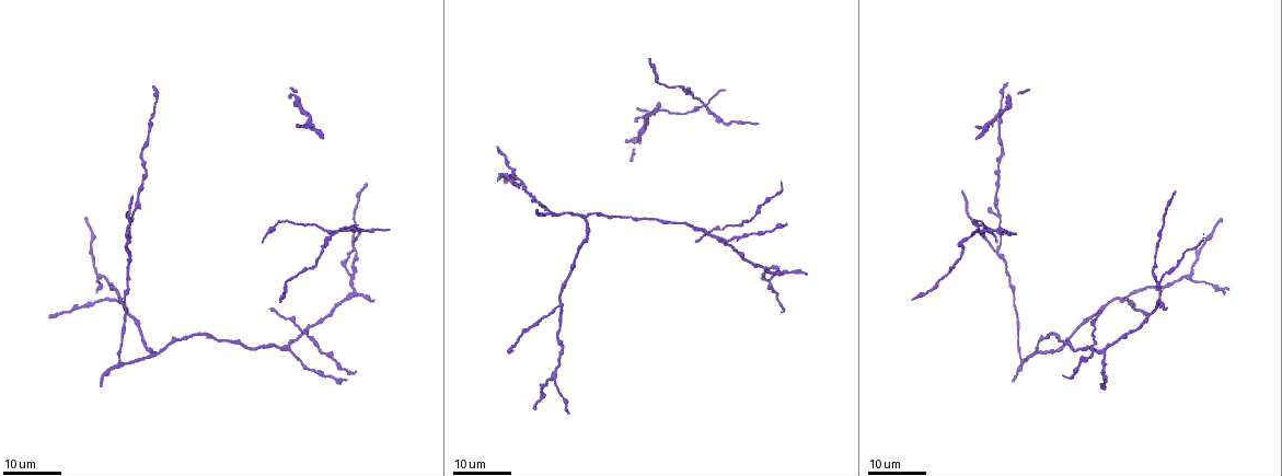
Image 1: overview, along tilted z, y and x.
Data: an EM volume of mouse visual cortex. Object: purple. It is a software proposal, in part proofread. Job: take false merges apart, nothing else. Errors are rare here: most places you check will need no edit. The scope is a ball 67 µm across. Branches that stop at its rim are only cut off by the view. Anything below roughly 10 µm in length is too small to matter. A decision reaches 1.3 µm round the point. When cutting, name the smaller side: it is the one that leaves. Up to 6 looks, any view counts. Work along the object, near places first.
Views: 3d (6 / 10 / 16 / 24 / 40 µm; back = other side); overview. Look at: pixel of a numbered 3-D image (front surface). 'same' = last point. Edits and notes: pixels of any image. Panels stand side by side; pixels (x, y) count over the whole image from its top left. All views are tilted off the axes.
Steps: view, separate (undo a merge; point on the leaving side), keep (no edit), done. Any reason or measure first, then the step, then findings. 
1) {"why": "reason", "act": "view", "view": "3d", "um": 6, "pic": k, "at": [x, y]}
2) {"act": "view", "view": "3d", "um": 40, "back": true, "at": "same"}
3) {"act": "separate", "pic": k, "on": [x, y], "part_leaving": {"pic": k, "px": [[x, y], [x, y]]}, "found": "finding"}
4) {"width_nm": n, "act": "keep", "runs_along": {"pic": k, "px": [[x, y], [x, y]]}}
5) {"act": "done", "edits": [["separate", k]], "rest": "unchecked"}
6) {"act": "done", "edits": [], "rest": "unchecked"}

{"why": "thin arm on a thick one", "act": "view", "view": "3d", "um": 24, "pic": 1, "at": [1157, 283]}

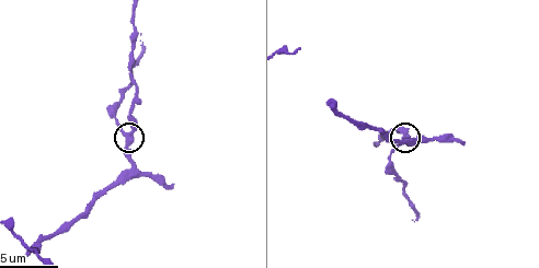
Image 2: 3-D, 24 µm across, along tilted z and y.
{"act": "view", "view": "3d", "um": 6, "pic": 2, "at": [127, 135]}

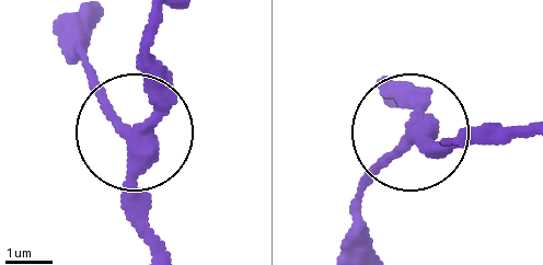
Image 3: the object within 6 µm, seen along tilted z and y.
{"act": "view", "view": "3d", "um": 6, "back": true, "pic": 3, "at": [130, 129]}

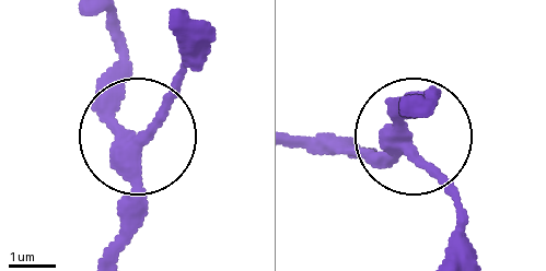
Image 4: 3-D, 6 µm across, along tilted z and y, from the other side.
{"act": "keep", "runs_along": {"pic": 4, "px": [[114, 246], [135, 140], [189, 60]]}, "found": "one neuron here"}

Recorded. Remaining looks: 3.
{"why": "looks like a crossing", "act": "view", "view": "3d", "um": 24, "pic": 1, "at": [341, 228]}

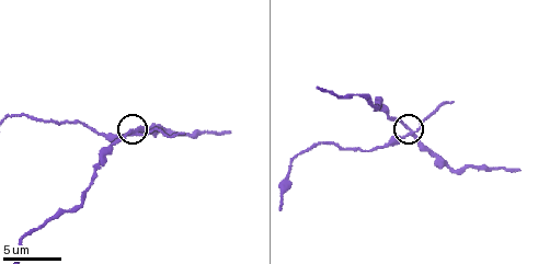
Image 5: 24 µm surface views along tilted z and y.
{"act": "view", "view": "3d", "um": 6, "pic": 5, "at": [129, 131]}

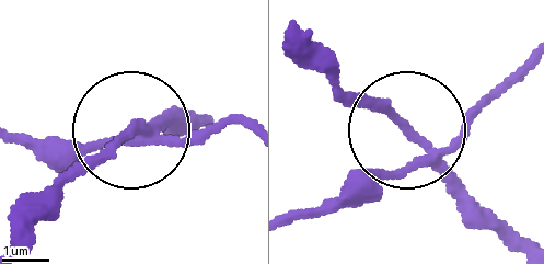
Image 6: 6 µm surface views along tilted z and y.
{"act": "separate", "pic": 6, "on": [79, 142], "part_leaving": {"pic": 6, "px": [[143, 134], [20, 141]]}, "found": "a second neuron is stuck on"}

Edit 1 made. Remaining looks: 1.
{"act": "done", "edits": [["separate", 6]], "rest": "unchecked"}

